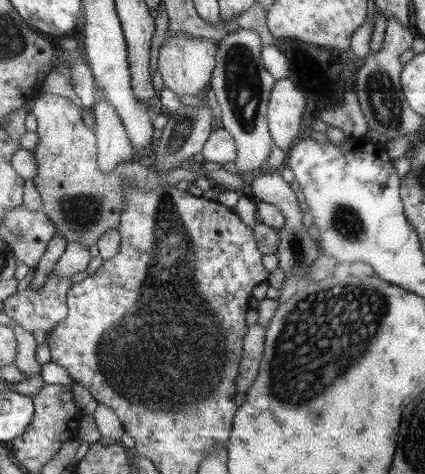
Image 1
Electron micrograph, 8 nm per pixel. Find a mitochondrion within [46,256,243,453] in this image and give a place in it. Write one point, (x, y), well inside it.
(104, 360)

